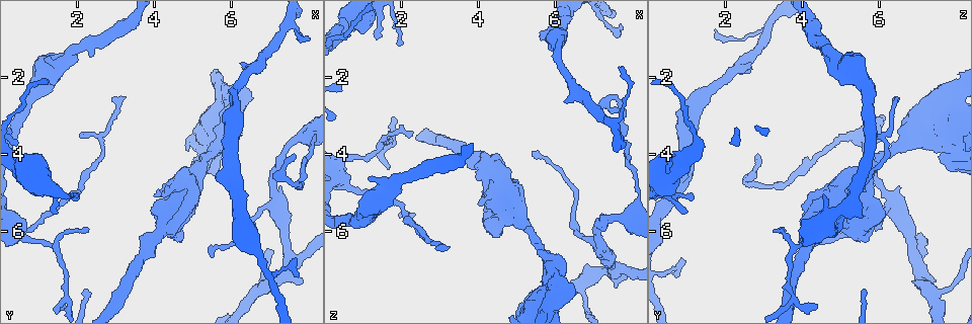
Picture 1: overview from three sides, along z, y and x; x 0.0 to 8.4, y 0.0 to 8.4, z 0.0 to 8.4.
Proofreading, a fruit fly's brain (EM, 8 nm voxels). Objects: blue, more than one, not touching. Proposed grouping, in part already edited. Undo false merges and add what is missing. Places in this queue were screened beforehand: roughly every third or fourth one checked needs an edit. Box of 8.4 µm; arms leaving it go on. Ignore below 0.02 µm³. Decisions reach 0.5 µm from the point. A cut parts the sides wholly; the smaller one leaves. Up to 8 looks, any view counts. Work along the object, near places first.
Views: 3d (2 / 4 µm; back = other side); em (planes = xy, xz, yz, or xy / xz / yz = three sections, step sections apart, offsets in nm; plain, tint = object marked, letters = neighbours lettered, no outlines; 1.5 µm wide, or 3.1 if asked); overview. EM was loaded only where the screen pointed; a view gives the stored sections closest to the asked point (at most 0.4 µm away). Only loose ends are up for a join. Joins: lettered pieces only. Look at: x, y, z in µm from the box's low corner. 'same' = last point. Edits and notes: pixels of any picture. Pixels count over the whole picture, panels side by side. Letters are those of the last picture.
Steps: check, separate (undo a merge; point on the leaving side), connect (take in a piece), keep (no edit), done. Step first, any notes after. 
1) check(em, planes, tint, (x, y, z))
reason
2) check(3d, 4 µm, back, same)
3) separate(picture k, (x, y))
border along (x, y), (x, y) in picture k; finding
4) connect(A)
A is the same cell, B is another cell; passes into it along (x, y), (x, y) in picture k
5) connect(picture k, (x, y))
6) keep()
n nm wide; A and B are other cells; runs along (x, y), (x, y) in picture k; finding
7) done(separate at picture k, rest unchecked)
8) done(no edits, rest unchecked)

check(3d, 4 µm, (0.85, 5.85, 4.95))
abrupt turn

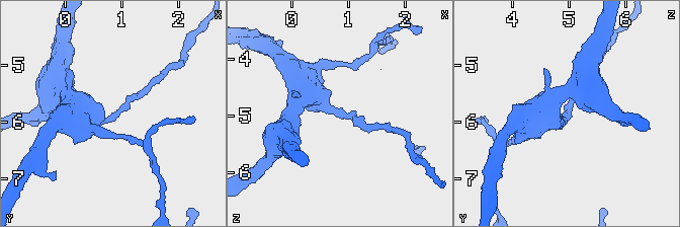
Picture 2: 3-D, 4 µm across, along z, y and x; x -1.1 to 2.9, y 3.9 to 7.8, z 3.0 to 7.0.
check(em, planes, plain, (0.90, 5.90, 5.00))

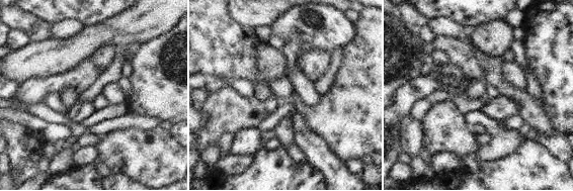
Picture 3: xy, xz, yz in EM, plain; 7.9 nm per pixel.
check(em, planes, letters, same)
what lies round it

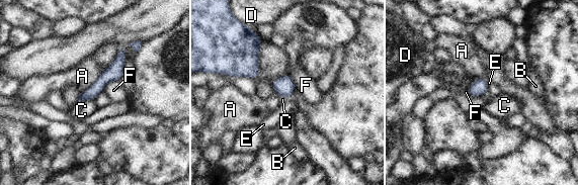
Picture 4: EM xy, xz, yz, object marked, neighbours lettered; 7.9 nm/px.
keep()
A touches over 260 nm; A, B, C, D, E and F are other cells; one neuron here

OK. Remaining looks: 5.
check(em, planes, letters, (2.25, 5.95, 3.50))
thin end

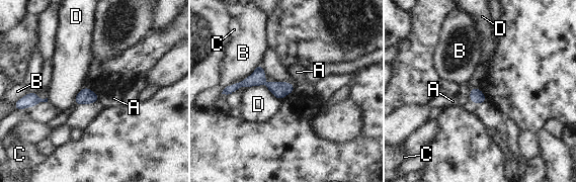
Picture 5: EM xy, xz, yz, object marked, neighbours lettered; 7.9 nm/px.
keep()
B touches over 400 nm; A, B, C and D are other cells; border along (99, 95), (97, 100) in picture 5; none of them fits

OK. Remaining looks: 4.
check(3d, 4 µm, (1.40, 5.50, 0.95))
thin end

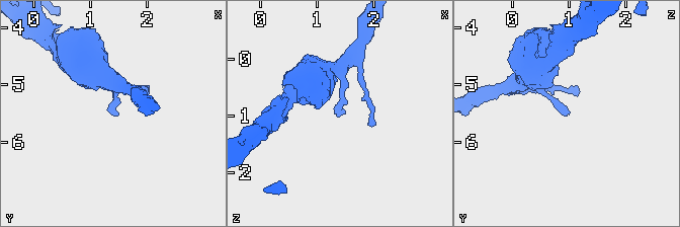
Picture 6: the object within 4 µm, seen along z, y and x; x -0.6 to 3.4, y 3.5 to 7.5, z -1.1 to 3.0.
check(em, planes, letters, (1.50, 5.50, 1.00))

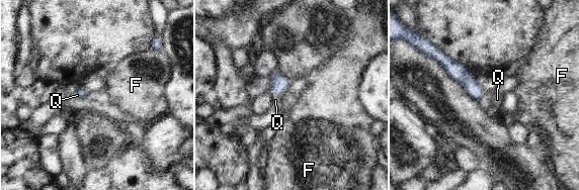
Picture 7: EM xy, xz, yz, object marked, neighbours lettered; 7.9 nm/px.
connect(picture 7, (275, 100))
Q touches over 70 nm; Q is the same cell, F is another cell; it goes on there

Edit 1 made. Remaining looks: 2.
done(connect at picture 7, rest unchecked)

